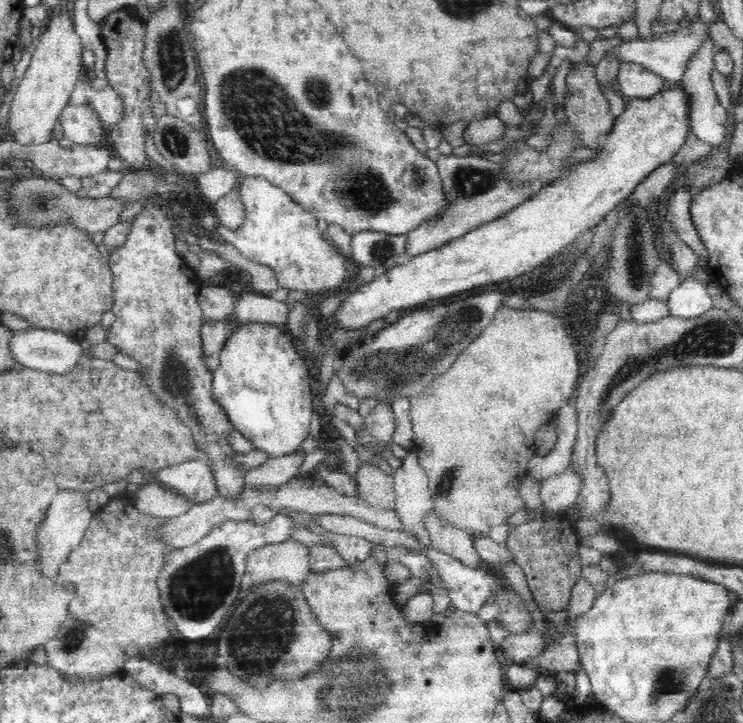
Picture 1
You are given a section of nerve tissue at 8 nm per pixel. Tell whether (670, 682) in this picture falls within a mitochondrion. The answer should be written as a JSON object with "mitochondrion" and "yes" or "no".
{"mitochondrion":"yes"}

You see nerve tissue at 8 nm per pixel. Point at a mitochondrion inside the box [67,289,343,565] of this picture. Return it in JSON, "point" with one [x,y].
{"point":[178,383]}

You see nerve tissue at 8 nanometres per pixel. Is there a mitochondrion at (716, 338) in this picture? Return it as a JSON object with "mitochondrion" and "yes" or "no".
{"mitochondrion":"yes"}

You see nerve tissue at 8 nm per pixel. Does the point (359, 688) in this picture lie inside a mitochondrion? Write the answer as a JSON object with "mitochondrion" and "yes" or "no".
{"mitochondrion":"yes"}

